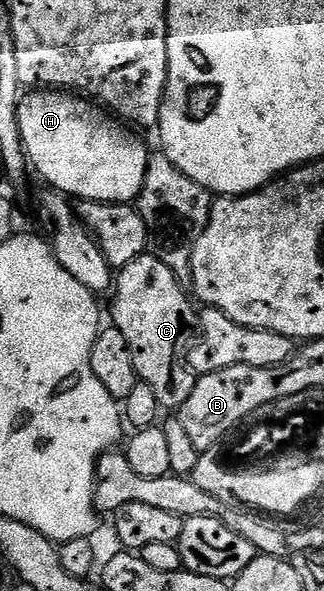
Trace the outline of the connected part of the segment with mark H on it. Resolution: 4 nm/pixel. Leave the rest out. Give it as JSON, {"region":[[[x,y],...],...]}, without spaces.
{"region":[[[60,88],[33,89],[20,99],[18,128],[31,169],[36,169],[53,191],[85,202],[132,204],[139,199],[150,150],[95,101]]]}

